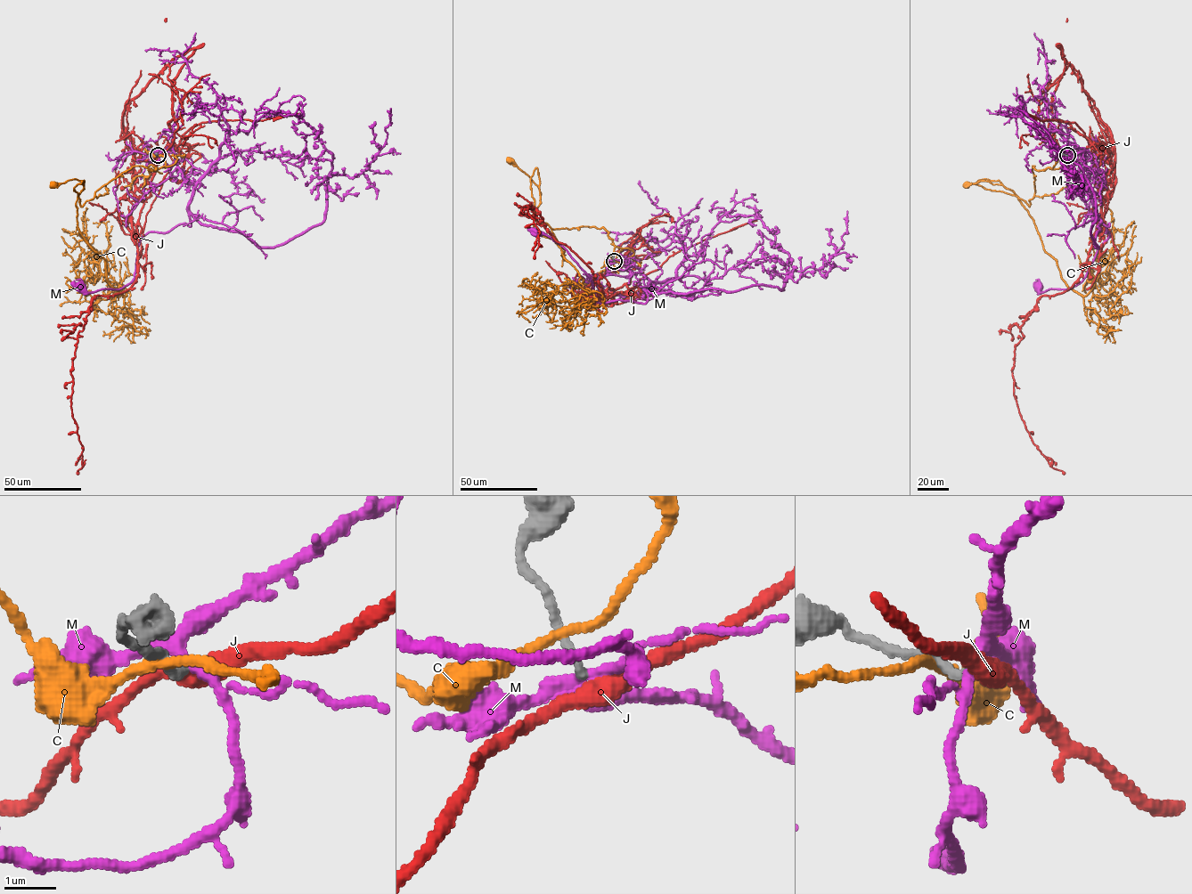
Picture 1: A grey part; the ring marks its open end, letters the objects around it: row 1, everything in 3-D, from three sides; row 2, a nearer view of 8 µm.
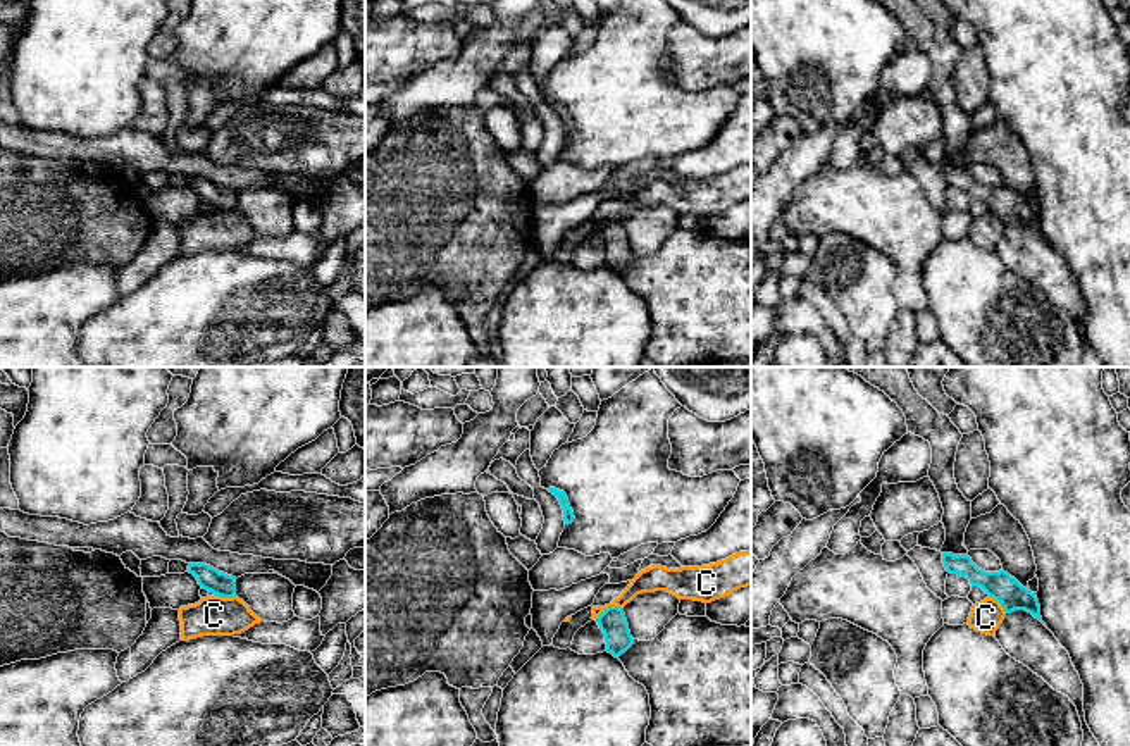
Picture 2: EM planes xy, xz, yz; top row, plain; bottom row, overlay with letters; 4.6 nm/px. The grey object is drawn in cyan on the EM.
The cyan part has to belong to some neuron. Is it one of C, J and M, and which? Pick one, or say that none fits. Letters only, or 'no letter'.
J

